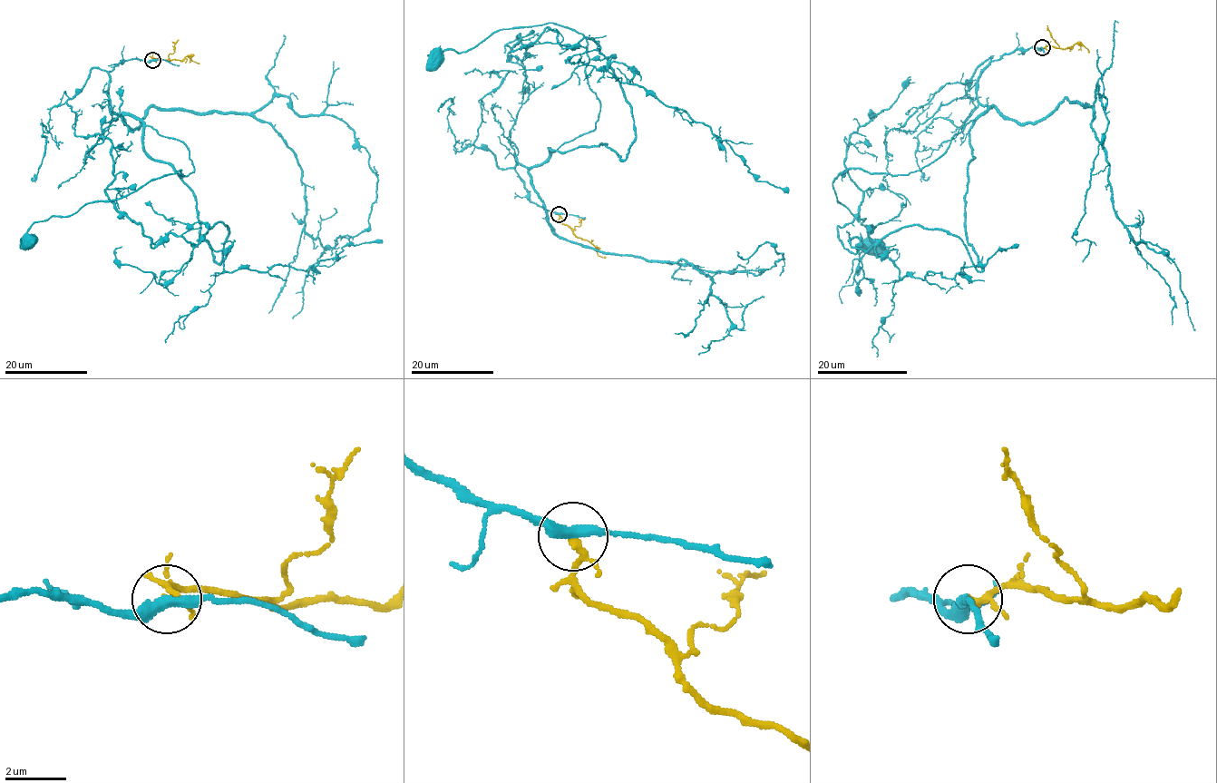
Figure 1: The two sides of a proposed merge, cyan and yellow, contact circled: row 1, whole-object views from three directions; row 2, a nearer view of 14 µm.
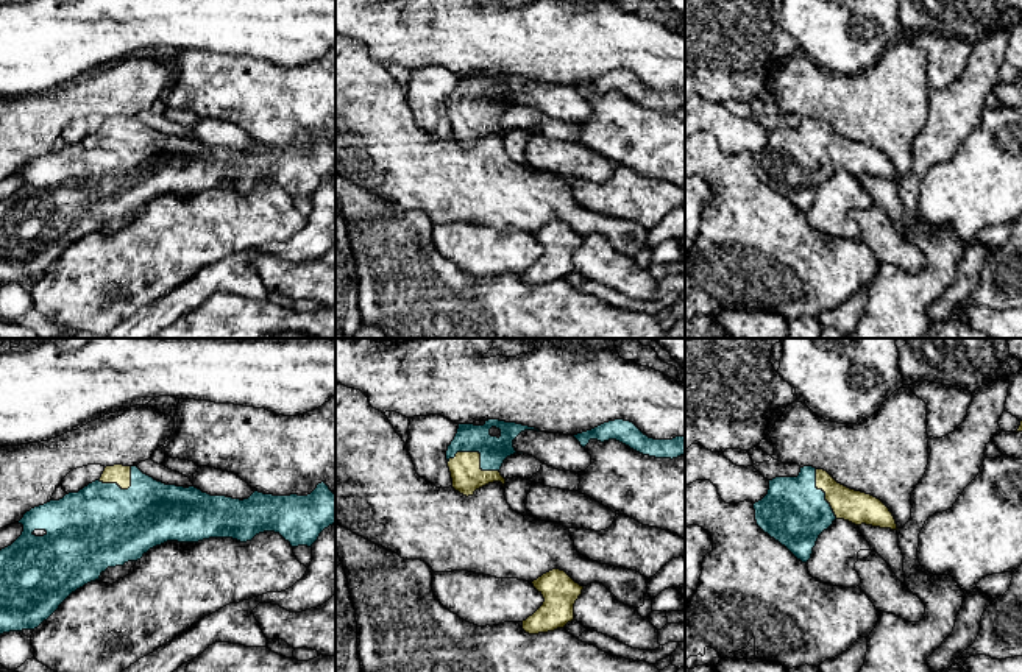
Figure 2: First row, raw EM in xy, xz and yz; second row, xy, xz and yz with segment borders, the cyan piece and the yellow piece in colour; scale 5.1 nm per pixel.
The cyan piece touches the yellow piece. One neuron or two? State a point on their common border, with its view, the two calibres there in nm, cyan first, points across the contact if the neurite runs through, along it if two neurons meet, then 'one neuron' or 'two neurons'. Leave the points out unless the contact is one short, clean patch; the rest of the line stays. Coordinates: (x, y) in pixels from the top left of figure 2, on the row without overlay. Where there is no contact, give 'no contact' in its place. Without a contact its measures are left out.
xz (479, 103) | 150/160 nm | across xz (493, 102), (479, 103), (467, 127) | one neuron

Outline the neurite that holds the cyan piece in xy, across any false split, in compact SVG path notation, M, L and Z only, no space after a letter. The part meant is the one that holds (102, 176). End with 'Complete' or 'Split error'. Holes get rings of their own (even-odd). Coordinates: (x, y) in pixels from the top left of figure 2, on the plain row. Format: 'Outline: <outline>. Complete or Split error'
Outline: M114 115L106 117L98 131L78 143L31 159L19 175L23 176L22 186L0 201L0 285L37 279L72 243L100 231L108 218L137 212L150 200L167 192L198 193L209 189L232 189L247 193L259 184L275 182L292 198L312 198L320 184L335 175L335 145L321 133L307 147L273 147L254 142L248 150L240 151L211 147L195 137L165 136L144 125L137 117Z. Split error

